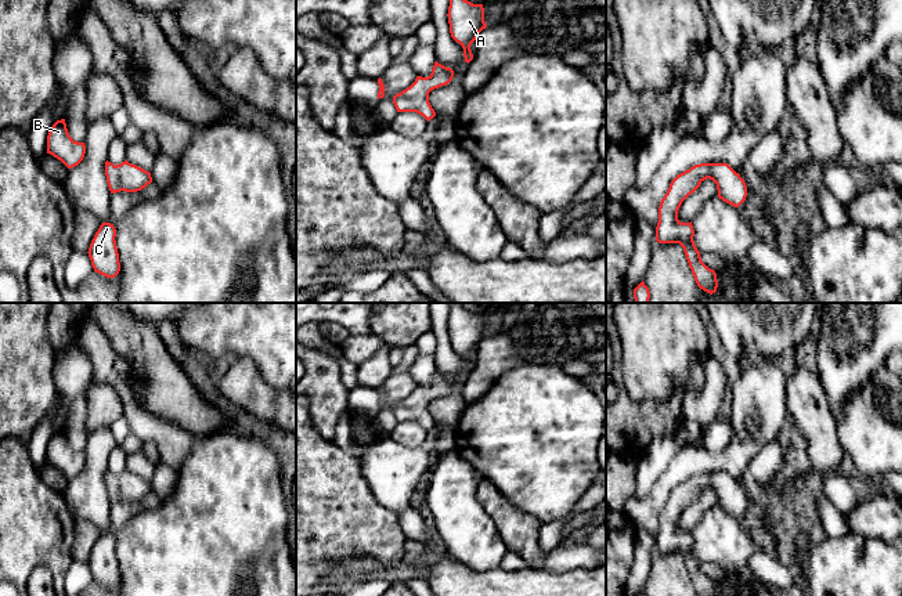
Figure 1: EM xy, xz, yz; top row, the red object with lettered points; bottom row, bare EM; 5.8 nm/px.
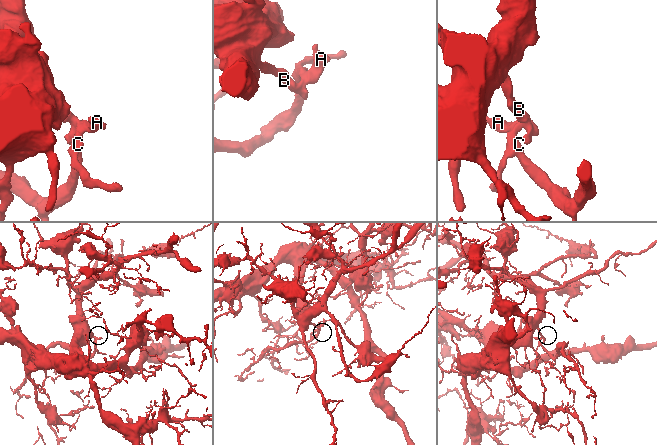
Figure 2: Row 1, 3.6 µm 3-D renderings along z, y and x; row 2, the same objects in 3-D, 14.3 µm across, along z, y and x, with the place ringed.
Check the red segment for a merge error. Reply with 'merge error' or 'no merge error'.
merge error

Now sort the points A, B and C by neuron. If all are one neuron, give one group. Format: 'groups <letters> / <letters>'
groups A C / B

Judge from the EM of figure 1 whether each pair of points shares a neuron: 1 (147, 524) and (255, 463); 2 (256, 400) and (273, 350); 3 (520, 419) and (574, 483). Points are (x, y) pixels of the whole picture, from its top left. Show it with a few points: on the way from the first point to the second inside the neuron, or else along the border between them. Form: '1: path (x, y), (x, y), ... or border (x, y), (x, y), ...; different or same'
1: path (175, 524), (194, 505), (209, 505), (227, 488); same
2: border (238, 358), (248, 358), (271, 386); different
3: path (533, 434), (537, 445), (559, 468); same

